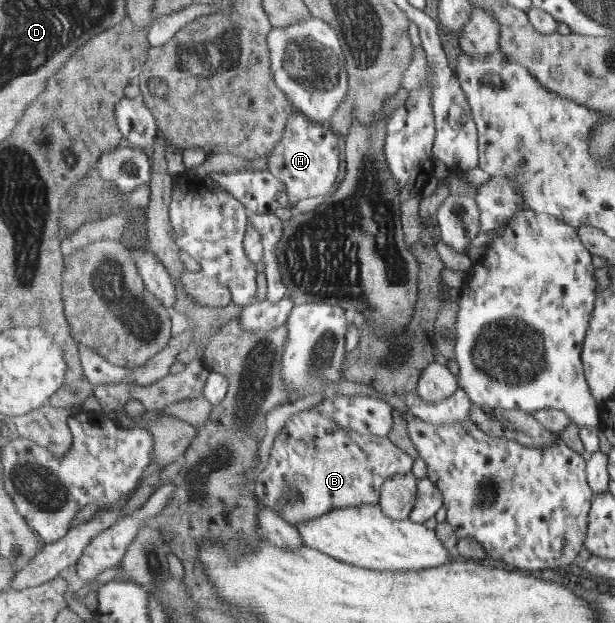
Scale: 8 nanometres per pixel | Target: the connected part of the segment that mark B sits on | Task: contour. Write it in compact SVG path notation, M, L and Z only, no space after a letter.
M304 409L293 416L282 428L280 434L275 438L273 445L270 450L270 457L267 462L267 467L259 474L255 481L255 493L257 499L262 502L268 508L274 508L278 510L282 516L288 520L292 525L296 527L296 524L300 522L308 522L308 520L316 520L320 516L324 516L326 512L332 512L332 510L338 510L338 508L352 508L362 507L363 505L378 505L381 500L381 489L383 484L392 476L397 474L408 473L412 470L412 458L390 442L390 440L384 436L373 436L372 434L362 435L354 430L347 430L342 426L339 426L333 418L323 414L320 409Z

